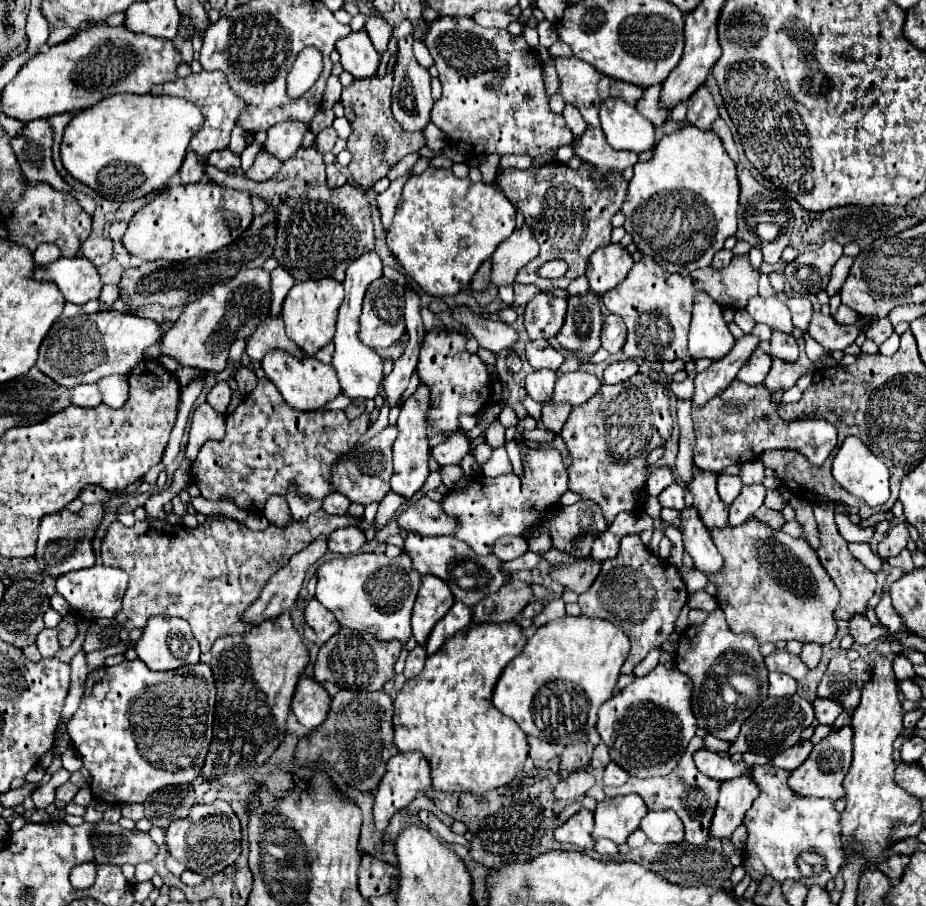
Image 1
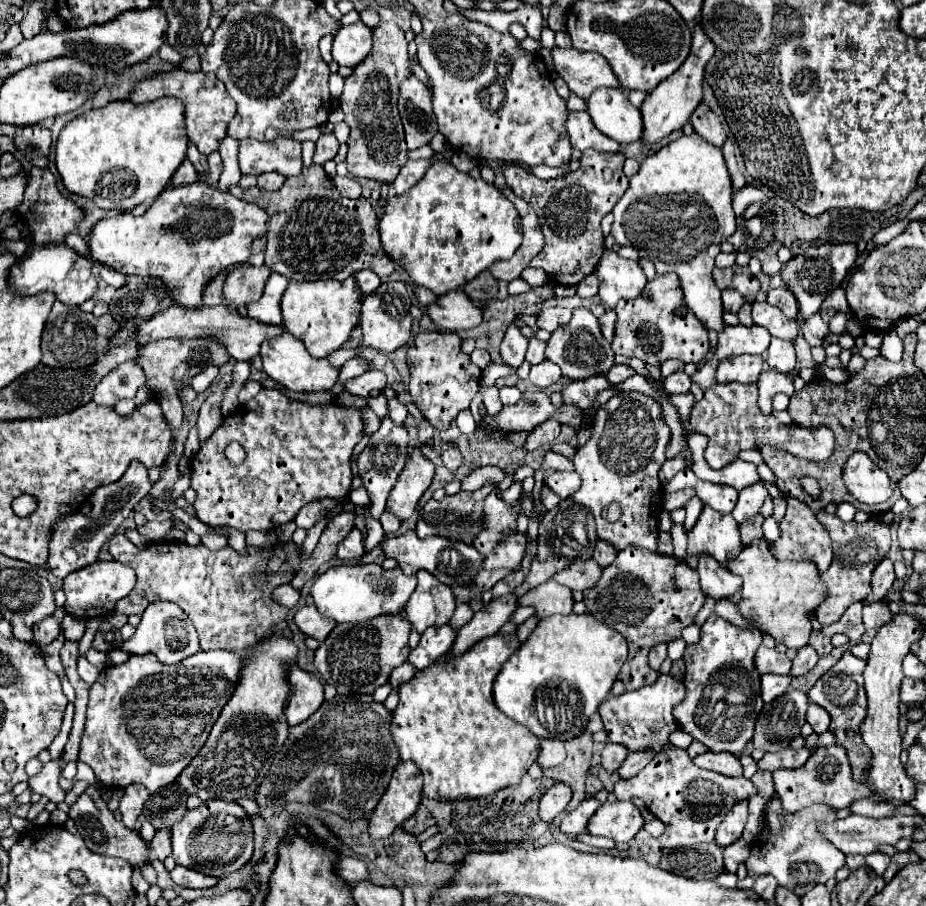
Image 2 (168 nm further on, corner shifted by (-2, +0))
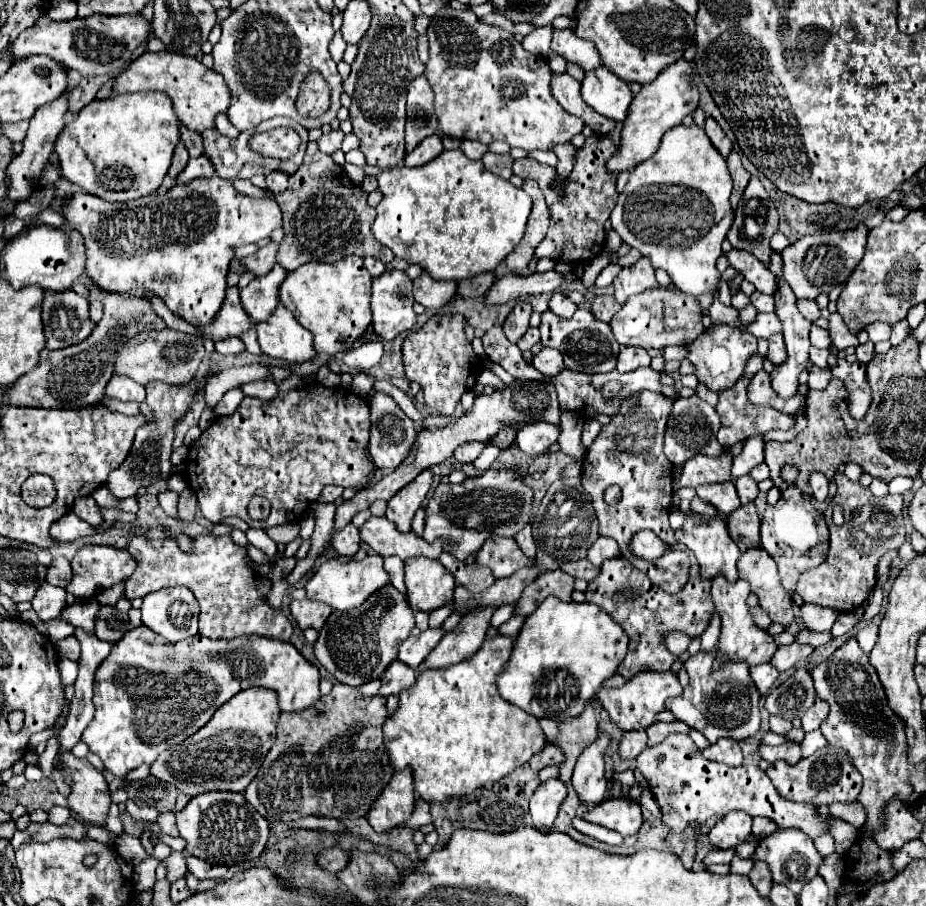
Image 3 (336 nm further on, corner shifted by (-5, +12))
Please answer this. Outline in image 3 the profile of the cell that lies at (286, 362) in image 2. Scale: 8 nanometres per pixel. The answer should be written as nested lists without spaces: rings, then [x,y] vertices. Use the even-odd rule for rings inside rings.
[[[278,305],[268,321],[258,323],[256,331],[262,351],[274,359],[304,363],[316,357],[312,333],[300,327],[300,323],[284,305]]]

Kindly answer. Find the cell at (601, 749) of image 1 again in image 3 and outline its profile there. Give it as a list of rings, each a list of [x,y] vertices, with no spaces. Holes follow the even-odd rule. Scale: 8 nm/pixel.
[[[628,731],[622,735],[618,745],[618,755],[622,759],[636,759],[640,751],[646,749],[646,731]]]

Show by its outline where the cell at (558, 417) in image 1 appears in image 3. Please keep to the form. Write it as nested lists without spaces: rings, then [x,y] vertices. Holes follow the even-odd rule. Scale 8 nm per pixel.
[[[536,421],[536,423],[524,425],[516,433],[516,443],[528,455],[542,455],[544,449],[548,449],[552,443],[558,441],[558,435],[560,435],[560,425]]]

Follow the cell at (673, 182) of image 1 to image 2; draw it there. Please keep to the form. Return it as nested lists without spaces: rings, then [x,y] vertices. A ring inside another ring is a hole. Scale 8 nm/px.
[[[693,133],[647,155],[639,173],[629,179],[629,189],[613,207],[615,221],[611,235],[615,241],[621,247],[631,245],[639,257],[653,261],[657,275],[675,273],[683,289],[685,305],[707,329],[715,331],[723,327],[723,305],[711,271],[715,257],[721,253],[719,245],[735,231],[731,199],[733,187],[721,149]]]

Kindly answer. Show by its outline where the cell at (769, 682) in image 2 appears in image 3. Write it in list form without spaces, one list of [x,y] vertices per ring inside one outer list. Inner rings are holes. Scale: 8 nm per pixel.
[[[762,663],[762,665],[756,665],[756,667],[750,667],[750,675],[752,675],[752,681],[756,683],[758,691],[762,695],[766,695],[772,687],[772,683],[776,681],[778,677],[778,671],[776,667],[772,667],[770,663]]]

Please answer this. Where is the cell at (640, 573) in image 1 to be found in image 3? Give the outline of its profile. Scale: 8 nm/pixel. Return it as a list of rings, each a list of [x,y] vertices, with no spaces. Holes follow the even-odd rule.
[[[692,563],[690,567],[688,583],[676,595],[668,595],[666,591],[660,591],[660,587],[654,587],[652,581],[644,575],[642,583],[632,583],[630,589],[618,589],[616,593],[612,593],[610,601],[596,601],[596,603],[600,603],[602,609],[608,615],[612,615],[612,619],[630,637],[628,655],[618,667],[618,673],[624,679],[630,679],[640,671],[650,671],[650,673],[668,671],[676,657],[664,649],[662,635],[668,631],[684,631],[686,635],[702,635],[714,611],[714,603],[710,601],[710,583],[708,579],[700,579],[700,569],[696,563]]]

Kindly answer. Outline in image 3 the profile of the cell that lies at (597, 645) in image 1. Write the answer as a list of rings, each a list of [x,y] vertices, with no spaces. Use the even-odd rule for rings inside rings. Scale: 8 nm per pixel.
[[[548,597],[538,605],[538,609],[532,615],[526,617],[524,627],[514,641],[514,651],[504,671],[496,679],[498,691],[508,703],[518,705],[536,719],[546,717],[562,723],[578,717],[584,711],[586,703],[590,703],[596,697],[596,691],[602,687],[602,683],[616,673],[626,651],[628,635],[624,635],[624,629],[604,609],[592,603],[564,603],[558,597]]]

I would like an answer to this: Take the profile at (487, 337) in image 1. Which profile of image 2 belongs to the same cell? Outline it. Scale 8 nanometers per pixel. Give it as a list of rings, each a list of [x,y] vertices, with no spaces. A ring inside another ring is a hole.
[[[461,289],[449,291],[447,295],[441,295],[435,303],[427,305],[427,315],[437,327],[445,331],[471,329],[481,323],[481,309],[473,305],[473,301],[465,297]]]

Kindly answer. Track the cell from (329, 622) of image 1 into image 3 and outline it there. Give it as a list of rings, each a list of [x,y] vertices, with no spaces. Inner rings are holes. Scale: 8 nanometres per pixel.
[[[304,599],[304,601],[292,601],[290,611],[292,611],[294,619],[298,621],[300,629],[314,627],[318,631],[326,623],[328,615],[332,613],[332,607],[328,607],[324,603],[316,603],[316,601]]]

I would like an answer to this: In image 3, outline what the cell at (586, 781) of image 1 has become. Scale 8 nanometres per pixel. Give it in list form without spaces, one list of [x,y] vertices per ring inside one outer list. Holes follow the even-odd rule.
[[[548,779],[542,783],[530,799],[530,815],[536,829],[550,829],[562,801],[566,799],[566,785],[560,779]]]

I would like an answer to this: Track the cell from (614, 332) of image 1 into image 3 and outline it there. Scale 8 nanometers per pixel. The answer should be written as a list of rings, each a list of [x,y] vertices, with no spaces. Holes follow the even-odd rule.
[[[602,295],[598,297],[596,301],[592,301],[592,307],[590,311],[594,313],[596,319],[604,321],[604,323],[610,323],[610,319],[614,317],[614,313],[620,309],[620,303],[616,303],[616,299],[612,295]]]

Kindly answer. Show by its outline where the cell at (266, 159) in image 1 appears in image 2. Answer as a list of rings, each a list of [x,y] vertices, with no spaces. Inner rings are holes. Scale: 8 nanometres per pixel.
[[[269,173],[269,175],[259,175],[257,177],[257,187],[263,189],[263,191],[279,191],[283,183],[285,183],[285,177],[277,175],[277,173]]]

